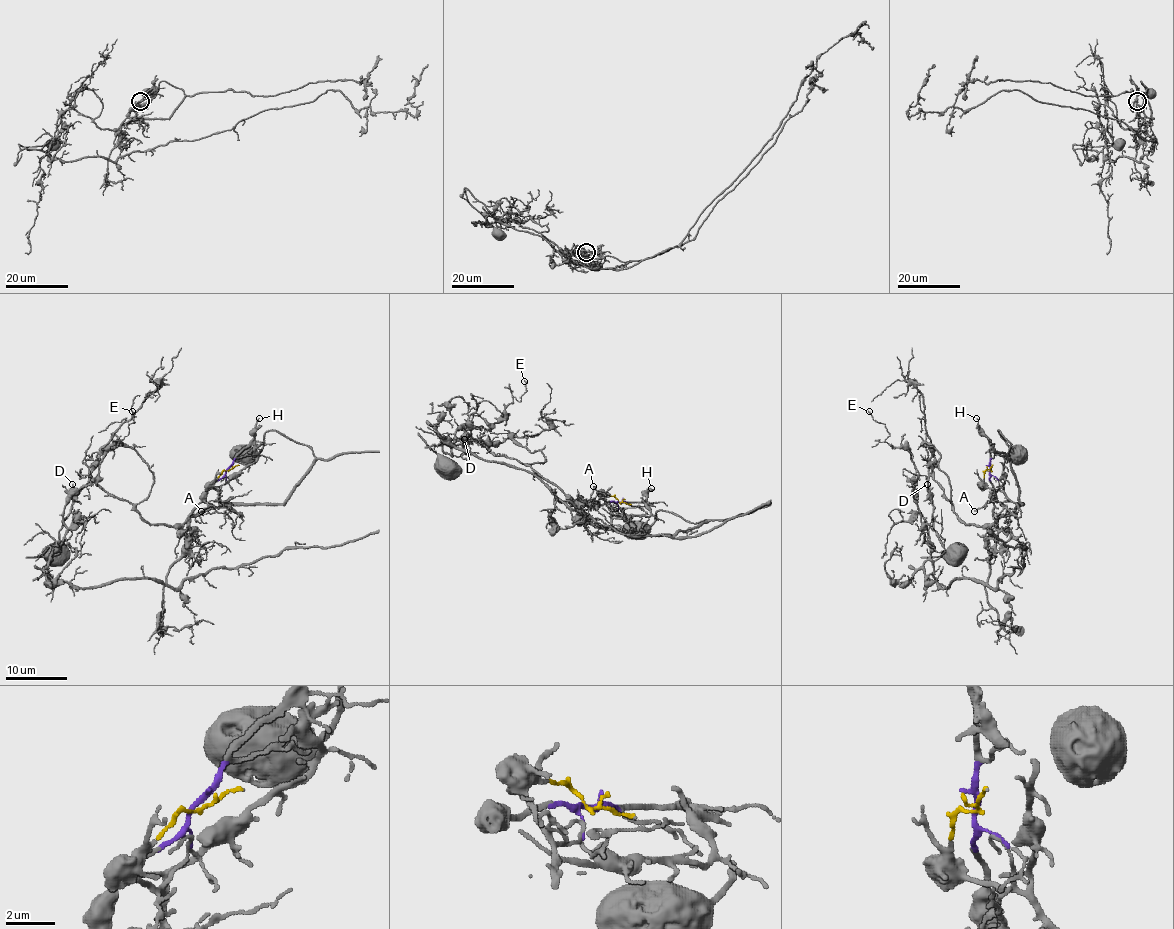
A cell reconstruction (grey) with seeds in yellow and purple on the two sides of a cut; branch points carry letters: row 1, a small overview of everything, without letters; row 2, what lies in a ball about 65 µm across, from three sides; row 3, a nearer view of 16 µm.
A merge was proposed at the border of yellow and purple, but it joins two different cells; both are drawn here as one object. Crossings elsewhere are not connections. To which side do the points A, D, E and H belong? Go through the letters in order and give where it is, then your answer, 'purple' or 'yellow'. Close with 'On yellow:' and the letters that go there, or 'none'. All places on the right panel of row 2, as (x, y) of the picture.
A: (974, 511) | purple
D: (927, 484) | purple
E: (869, 411) | purple
H: (976, 418) | purple
On yellow: none

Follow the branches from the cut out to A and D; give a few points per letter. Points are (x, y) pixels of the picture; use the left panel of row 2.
A: (227, 469), (207, 489), (207, 506), (201, 511)
D: (227, 469), (190, 516), (185, 551), (164, 582), (79, 588), (47, 574), (44, 568), (59, 551), (71, 483)

